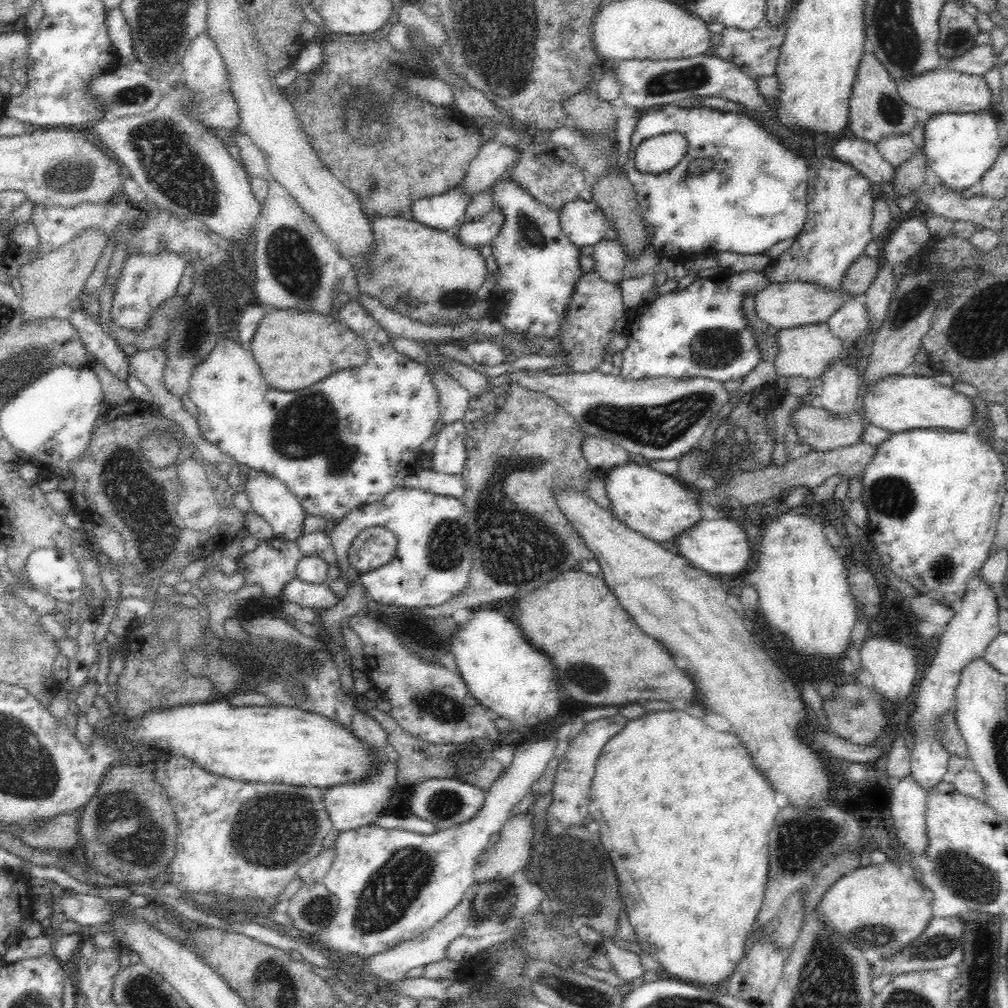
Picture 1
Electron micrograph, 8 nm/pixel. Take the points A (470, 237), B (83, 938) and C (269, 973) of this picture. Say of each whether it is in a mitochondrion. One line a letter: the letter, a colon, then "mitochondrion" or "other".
A: other
B: other
C: mitochondrion

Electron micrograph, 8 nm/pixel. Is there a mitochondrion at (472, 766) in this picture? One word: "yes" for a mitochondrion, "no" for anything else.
yes

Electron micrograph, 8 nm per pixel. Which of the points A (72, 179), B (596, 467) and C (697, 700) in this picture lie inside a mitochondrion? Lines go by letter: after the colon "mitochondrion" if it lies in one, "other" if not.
A: mitochondrion
B: other
C: other

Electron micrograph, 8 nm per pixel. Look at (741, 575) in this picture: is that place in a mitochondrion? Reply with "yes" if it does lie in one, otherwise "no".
no

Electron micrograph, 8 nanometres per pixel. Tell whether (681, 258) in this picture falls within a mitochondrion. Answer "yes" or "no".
no

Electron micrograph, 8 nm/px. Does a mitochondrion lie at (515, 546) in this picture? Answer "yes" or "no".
yes

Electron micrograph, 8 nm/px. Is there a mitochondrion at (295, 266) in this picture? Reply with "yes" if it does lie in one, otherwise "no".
yes

